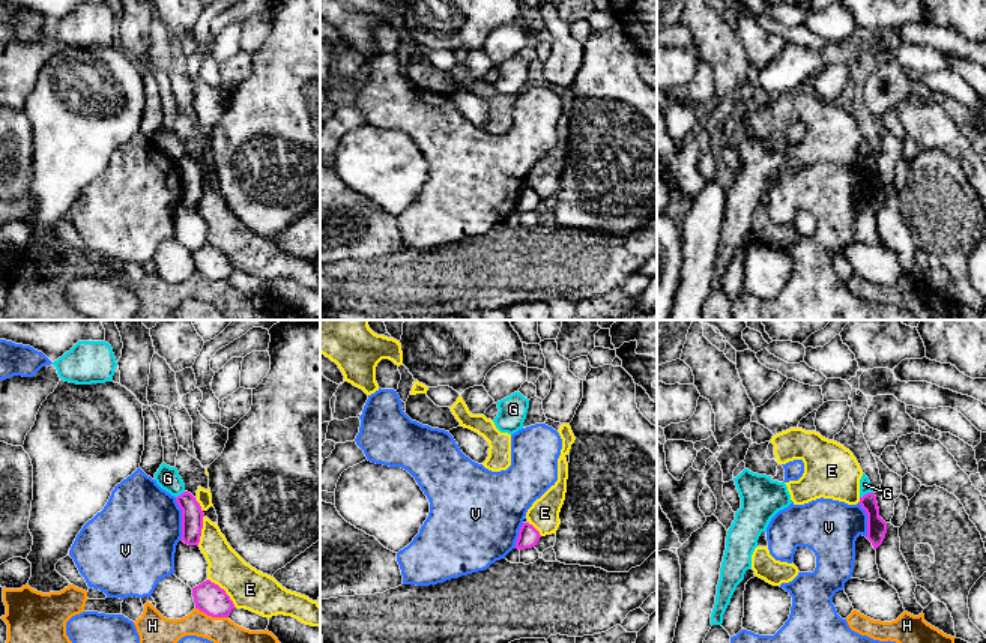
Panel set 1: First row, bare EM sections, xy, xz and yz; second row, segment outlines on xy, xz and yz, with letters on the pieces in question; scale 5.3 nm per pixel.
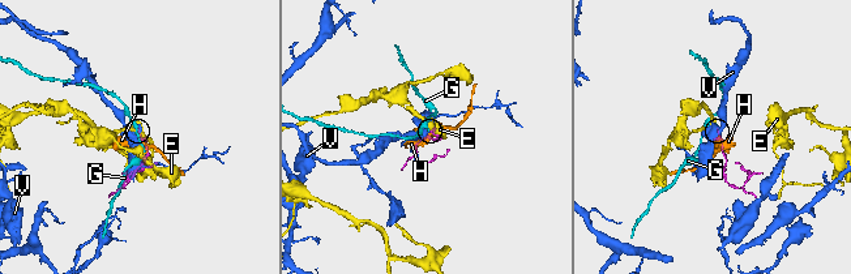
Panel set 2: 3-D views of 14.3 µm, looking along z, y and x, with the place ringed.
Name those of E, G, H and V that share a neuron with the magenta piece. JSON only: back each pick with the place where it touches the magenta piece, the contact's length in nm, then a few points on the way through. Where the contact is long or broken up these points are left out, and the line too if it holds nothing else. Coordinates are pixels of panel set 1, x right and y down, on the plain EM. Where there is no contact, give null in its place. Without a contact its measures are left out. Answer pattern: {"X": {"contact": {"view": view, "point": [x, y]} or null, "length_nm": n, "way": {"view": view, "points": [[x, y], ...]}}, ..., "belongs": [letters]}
{"belongs": []}

